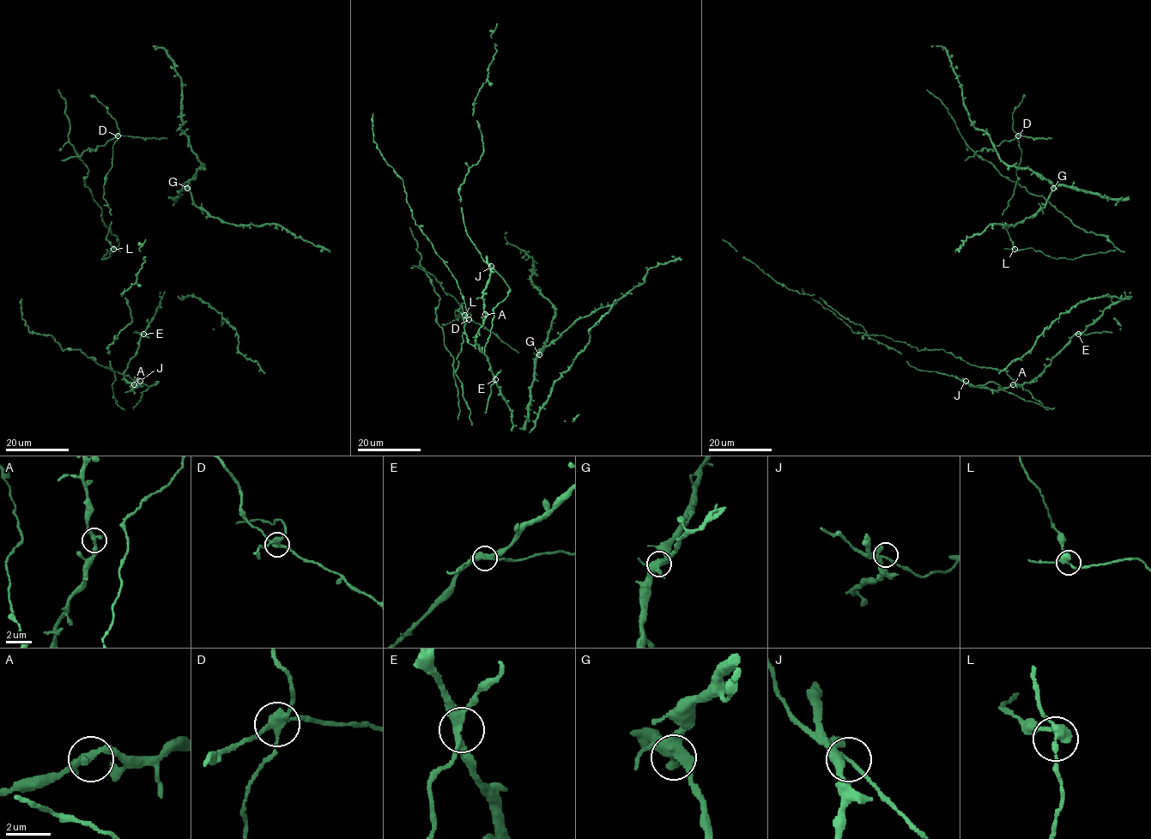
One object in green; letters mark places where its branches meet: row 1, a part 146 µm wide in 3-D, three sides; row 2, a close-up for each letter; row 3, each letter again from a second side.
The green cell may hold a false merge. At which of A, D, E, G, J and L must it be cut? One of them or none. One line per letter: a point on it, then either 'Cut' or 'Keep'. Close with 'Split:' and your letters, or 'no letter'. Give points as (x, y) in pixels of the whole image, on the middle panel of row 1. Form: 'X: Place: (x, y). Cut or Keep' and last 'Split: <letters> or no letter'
A: Place: (485, 314). Keep
D: Place: (469, 319). Cut
E: Place: (495, 379). Keep
G: Place: (539, 354). Keep
J: Place: (491, 266). Keep
L: Place: (464, 315). Keep
Split: D

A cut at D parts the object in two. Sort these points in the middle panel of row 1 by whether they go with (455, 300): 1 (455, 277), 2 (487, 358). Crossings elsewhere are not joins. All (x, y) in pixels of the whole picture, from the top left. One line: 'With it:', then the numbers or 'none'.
With it: none

